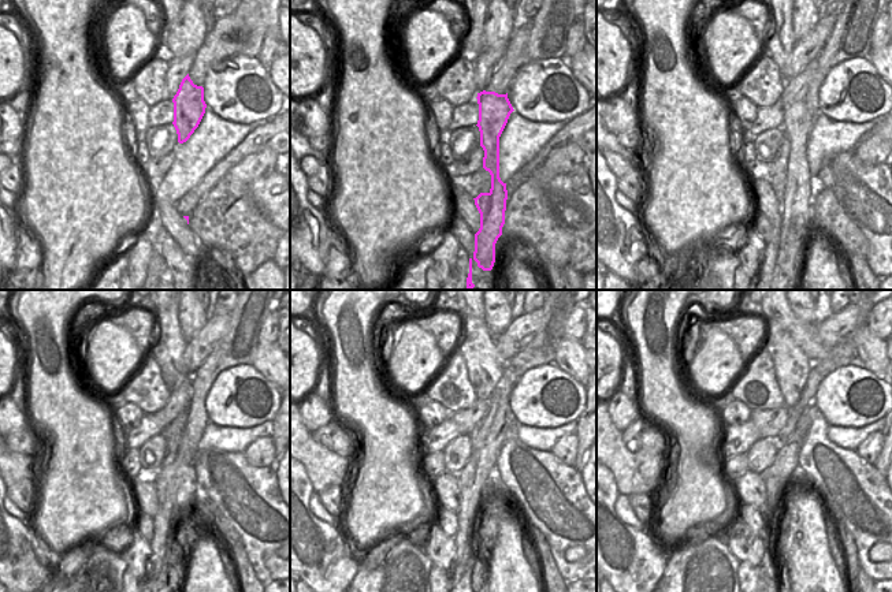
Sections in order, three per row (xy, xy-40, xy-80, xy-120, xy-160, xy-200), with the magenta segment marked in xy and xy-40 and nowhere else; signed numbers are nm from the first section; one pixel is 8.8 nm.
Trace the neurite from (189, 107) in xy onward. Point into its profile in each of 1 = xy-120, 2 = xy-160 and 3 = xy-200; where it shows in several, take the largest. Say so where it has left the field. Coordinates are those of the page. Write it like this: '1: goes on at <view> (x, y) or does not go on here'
1: goes on at xy-120 (185, 522)
2: goes on at xy-160 (476, 568)
3: goes on at xy-200 (780, 568)

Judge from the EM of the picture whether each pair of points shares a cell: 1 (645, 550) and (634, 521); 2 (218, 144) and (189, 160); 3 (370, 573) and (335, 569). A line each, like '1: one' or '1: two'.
1: two
2: one
3: two

